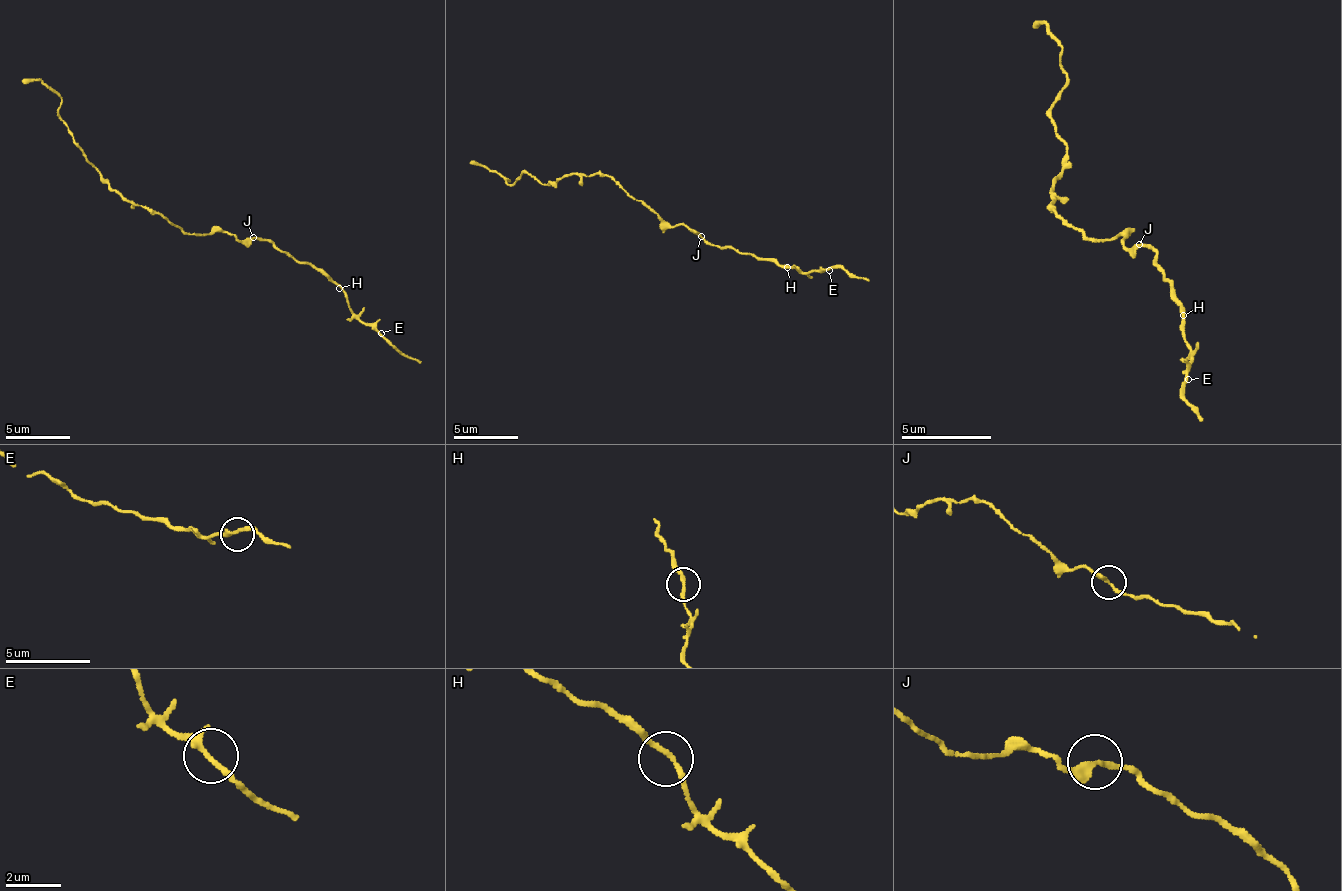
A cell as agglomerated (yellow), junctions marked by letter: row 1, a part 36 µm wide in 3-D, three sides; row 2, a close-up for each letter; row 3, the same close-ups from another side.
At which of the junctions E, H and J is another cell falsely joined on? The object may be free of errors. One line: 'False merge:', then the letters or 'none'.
False merge: none

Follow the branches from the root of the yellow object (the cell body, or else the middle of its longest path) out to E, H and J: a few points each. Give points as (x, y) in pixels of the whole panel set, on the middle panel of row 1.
E: (655, 209), (671, 225), (694, 229), (713, 245), (758, 257), (774, 257), (806, 274), (829, 270)
H: (655, 209), (671, 225), (694, 229), (713, 245), (735, 248), (758, 257), (774, 257), (787, 267)
J: (655, 209), (671, 225), (684, 225), (700, 235)

